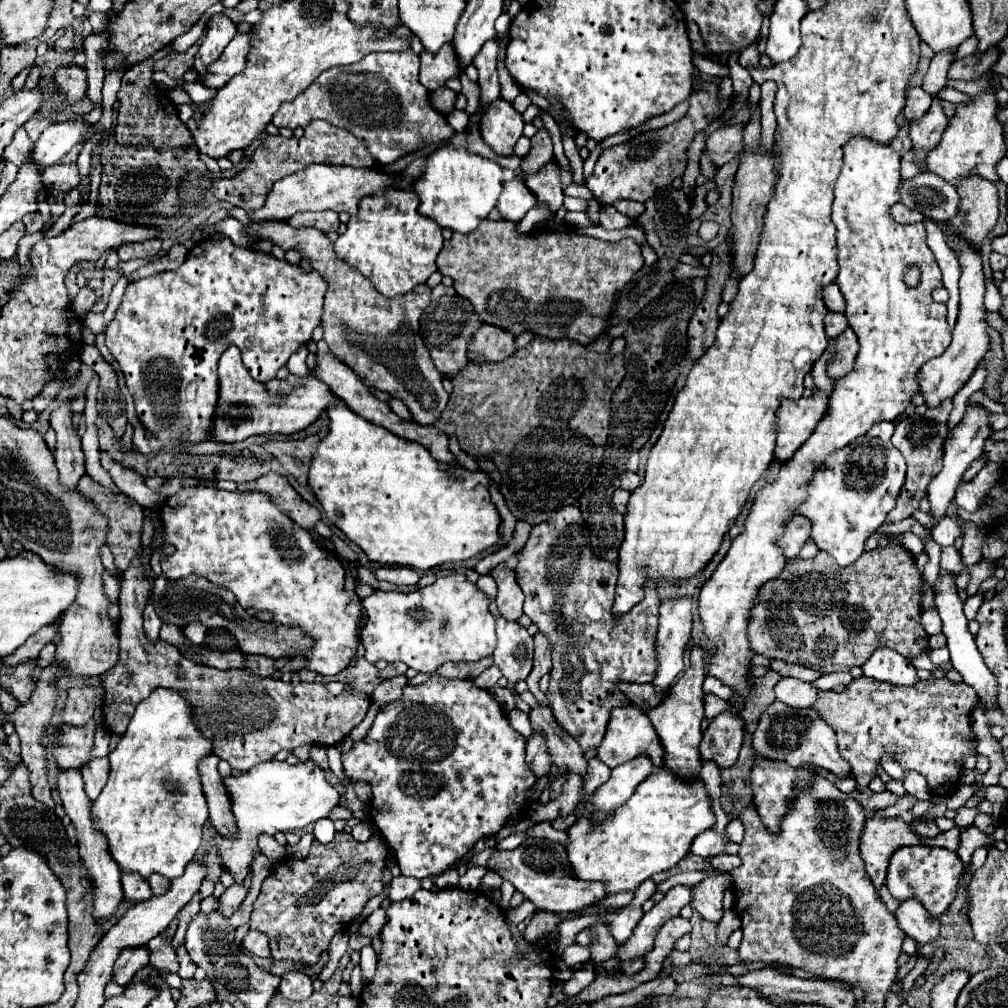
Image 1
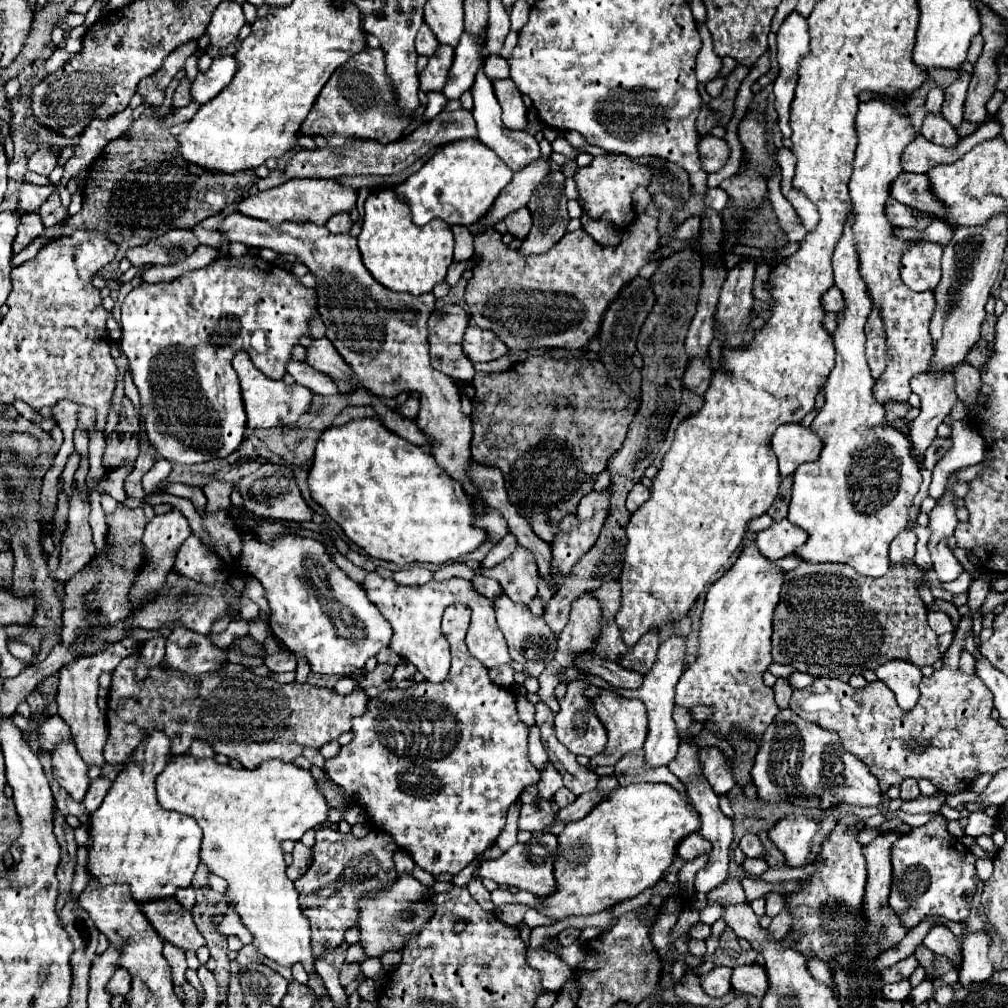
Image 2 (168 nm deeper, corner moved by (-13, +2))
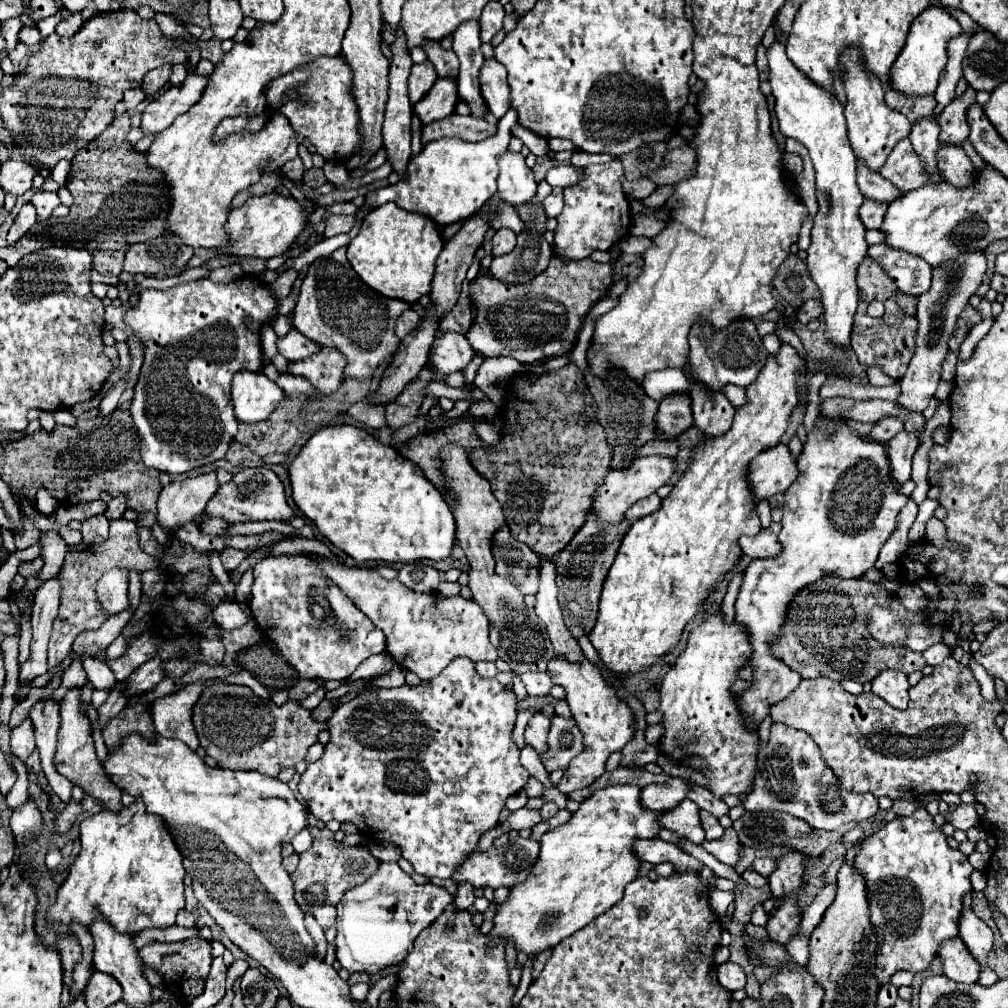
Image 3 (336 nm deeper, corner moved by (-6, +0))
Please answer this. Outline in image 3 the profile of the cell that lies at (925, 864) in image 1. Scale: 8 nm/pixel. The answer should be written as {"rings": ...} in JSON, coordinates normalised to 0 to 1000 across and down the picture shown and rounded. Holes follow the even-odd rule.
{"rings":[[[912,799],[902,811],[890,811],[880,816],[874,824],[858,830],[854,834],[854,842],[848,848],[846,856],[848,864],[858,870],[860,892],[862,892],[862,914],[870,928],[870,953],[868,953],[868,969],[872,977],[882,975],[882,971],[898,961],[898,963],[920,963],[930,949],[930,939],[938,932],[945,932],[951,928],[949,914],[955,902],[955,886],[963,884],[961,868],[965,864],[959,848],[947,844],[939,838],[939,830],[926,816],[926,811],[920,807],[916,799]]]}

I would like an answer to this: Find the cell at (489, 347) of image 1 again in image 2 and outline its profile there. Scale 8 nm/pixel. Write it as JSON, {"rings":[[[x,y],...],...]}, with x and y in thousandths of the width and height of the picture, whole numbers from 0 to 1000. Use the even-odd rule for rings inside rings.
{"rings":[[[466,322],[460,330],[460,350],[470,360],[484,360],[504,350],[504,344],[492,334],[490,330],[484,330],[484,326],[472,326],[472,322]]]}

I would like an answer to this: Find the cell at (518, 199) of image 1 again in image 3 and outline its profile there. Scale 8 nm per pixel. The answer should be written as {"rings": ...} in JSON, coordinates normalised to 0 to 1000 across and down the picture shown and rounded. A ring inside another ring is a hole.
{"rings":[[[495,227],[495,229],[489,233],[489,255],[507,251],[511,243],[513,243],[511,231],[507,231],[505,227]]]}

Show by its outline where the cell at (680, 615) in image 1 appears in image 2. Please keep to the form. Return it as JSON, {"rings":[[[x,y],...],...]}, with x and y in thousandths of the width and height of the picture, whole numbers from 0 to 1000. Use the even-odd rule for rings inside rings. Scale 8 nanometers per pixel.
{"rings":[[[665,630],[655,640],[653,656],[651,656],[649,664],[639,670],[637,682],[631,684],[631,686],[619,686],[617,688],[619,691],[631,691],[631,693],[639,695],[639,699],[643,703],[645,725],[643,725],[643,731],[641,731],[641,737],[639,737],[639,755],[641,755],[643,761],[663,759],[671,751],[671,745],[673,745],[675,731],[673,731],[673,723],[671,723],[669,713],[667,713],[667,703],[669,703],[669,682],[671,682],[675,670],[681,664],[681,658],[679,658],[679,654],[681,654],[681,638],[683,638],[683,632]]]}

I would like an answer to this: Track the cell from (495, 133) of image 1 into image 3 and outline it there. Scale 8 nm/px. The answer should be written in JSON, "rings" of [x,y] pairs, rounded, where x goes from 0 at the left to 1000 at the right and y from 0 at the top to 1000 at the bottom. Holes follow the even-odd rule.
{"rings":[[[481,59],[475,70],[475,86],[485,110],[497,118],[505,110],[505,84],[503,70],[491,59]]]}

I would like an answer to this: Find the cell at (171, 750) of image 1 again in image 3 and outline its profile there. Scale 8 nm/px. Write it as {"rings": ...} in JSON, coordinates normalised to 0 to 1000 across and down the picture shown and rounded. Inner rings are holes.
{"rings":[[[136,793],[130,801],[122,801],[118,807],[108,807],[102,803],[100,807],[86,811],[80,816],[80,844],[70,858],[68,870],[57,884],[55,898],[47,904],[45,912],[53,920],[64,920],[63,924],[70,924],[70,916],[78,916],[84,922],[90,922],[92,912],[96,908],[104,910],[104,914],[114,920],[114,924],[124,928],[138,928],[146,920],[166,922],[174,918],[174,910],[180,902],[184,902],[182,888],[182,870],[184,860],[180,856],[180,846],[164,822],[162,814],[156,809],[144,805],[140,793]]]}

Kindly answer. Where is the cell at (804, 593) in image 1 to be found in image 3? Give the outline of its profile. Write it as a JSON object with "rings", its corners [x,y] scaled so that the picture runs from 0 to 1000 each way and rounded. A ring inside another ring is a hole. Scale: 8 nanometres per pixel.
{"rings":[[[832,572],[813,574],[797,584],[785,598],[777,632],[767,640],[767,646],[797,674],[822,672],[826,676],[846,674],[860,678],[878,664],[892,664],[896,668],[914,666],[918,662],[914,648],[896,642],[876,642],[860,626],[860,610],[864,602],[880,600],[882,596],[884,590],[870,578]]]}

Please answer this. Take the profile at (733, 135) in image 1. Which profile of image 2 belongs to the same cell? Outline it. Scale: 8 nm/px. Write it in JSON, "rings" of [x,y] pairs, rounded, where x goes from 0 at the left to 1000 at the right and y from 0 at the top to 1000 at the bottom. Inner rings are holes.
{"rings":[[[696,136],[692,142],[692,152],[696,158],[696,166],[700,172],[708,172],[714,170],[724,156],[724,144],[720,138],[712,138],[712,136]]]}

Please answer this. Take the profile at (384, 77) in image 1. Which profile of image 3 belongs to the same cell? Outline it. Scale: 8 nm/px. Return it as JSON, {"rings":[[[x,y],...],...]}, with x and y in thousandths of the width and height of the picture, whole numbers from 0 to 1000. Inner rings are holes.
{"rings":[[[338,55],[326,59],[313,59],[311,63],[305,63],[303,66],[297,66],[287,74],[279,74],[279,78],[271,78],[265,86],[265,102],[277,108],[281,94],[295,82],[301,82],[301,86],[297,88],[299,100],[283,102],[279,106],[279,112],[287,118],[293,132],[301,134],[314,146],[314,152],[322,160],[332,160],[332,162],[342,160],[346,154],[352,152],[352,148],[358,142],[354,130],[356,114],[348,94],[348,80],[350,80],[348,66],[342,63]]]}

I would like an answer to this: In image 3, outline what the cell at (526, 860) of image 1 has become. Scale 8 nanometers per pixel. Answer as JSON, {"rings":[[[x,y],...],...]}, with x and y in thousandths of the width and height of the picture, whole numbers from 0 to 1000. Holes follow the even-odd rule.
{"rings":[[[511,830],[499,840],[489,840],[489,842],[483,842],[483,844],[475,844],[475,842],[467,844],[461,850],[461,854],[457,856],[457,860],[453,860],[453,864],[449,866],[447,872],[453,878],[463,874],[463,876],[469,878],[469,882],[477,882],[477,880],[493,882],[497,878],[507,880],[509,876],[517,876],[517,874],[523,872],[523,868],[527,866],[527,860],[531,858],[533,850],[535,850],[535,836],[533,834]]]}

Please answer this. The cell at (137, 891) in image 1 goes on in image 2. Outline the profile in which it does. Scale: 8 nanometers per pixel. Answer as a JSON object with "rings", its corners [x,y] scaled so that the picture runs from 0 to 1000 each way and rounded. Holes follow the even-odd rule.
{"rings":[[[175,892],[171,894],[147,894],[147,898],[141,898],[143,908],[155,922],[155,926],[173,936],[175,939],[187,943],[194,943],[196,939],[204,938],[202,930],[192,918],[190,906],[183,902]]]}

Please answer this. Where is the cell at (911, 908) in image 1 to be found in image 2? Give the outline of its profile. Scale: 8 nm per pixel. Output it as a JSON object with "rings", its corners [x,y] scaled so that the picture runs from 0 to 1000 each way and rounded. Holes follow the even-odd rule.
{"rings":[[[931,916],[931,918],[925,918],[923,924],[919,926],[917,934],[915,934],[925,945],[929,947],[935,947],[942,953],[948,955],[948,959],[952,957],[952,938],[950,938],[950,932],[946,930],[946,926],[937,918],[937,916]]]}

